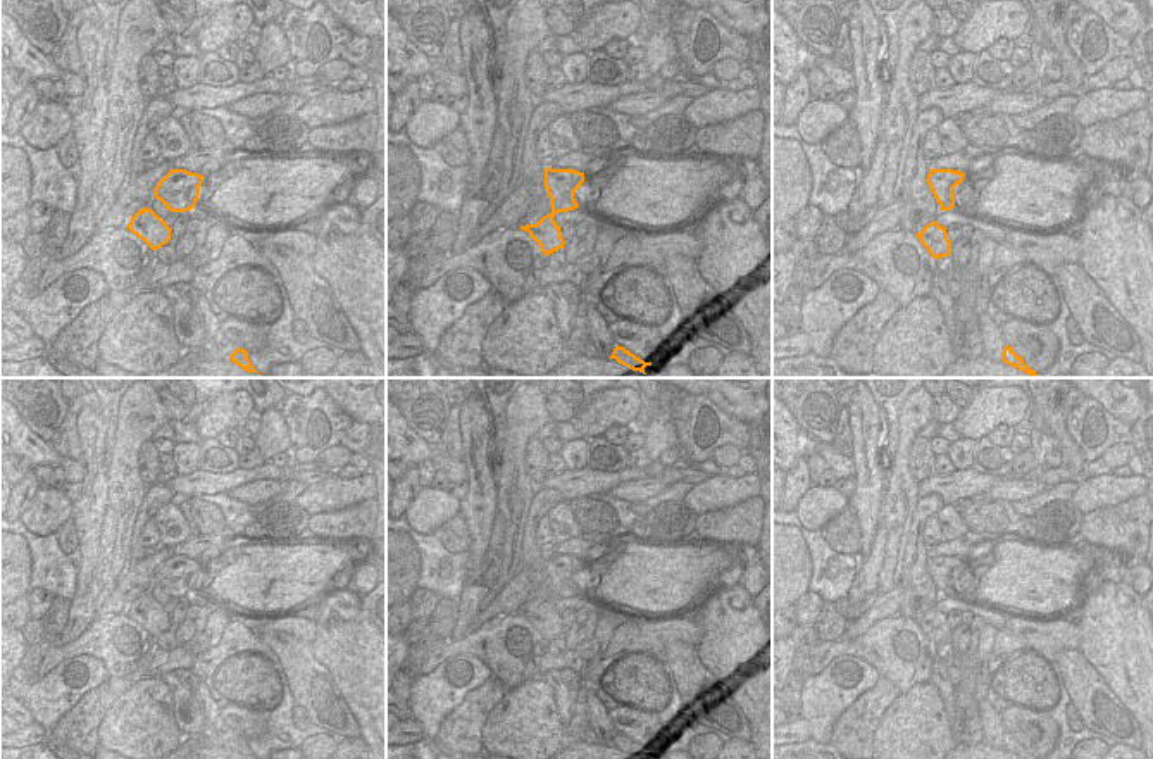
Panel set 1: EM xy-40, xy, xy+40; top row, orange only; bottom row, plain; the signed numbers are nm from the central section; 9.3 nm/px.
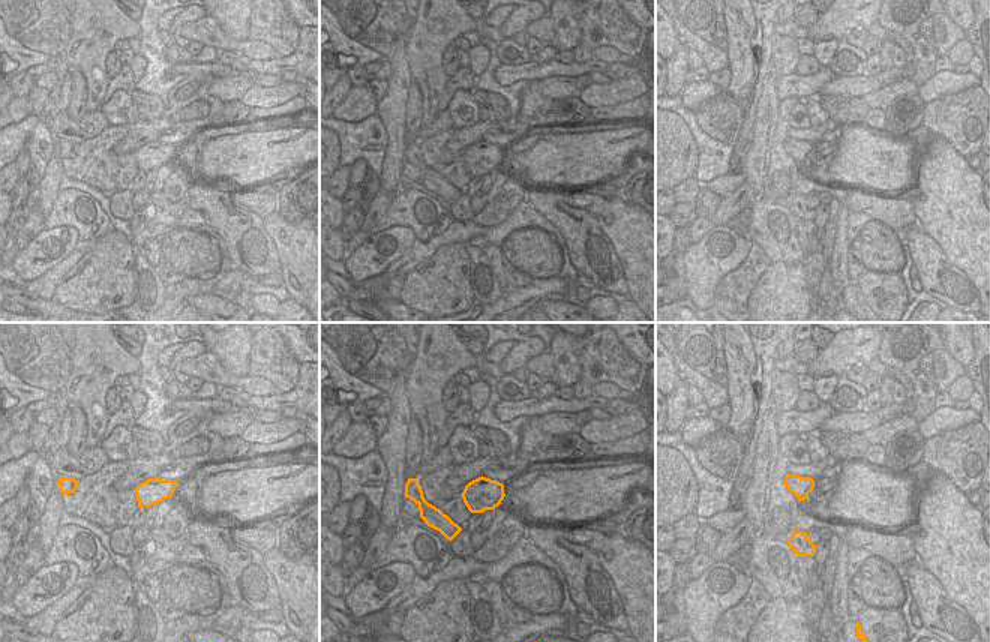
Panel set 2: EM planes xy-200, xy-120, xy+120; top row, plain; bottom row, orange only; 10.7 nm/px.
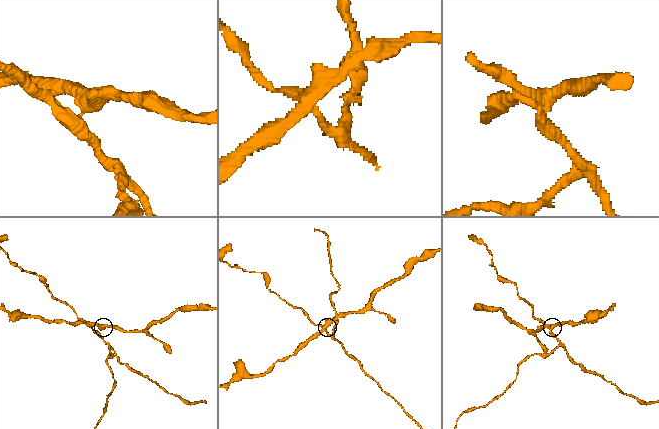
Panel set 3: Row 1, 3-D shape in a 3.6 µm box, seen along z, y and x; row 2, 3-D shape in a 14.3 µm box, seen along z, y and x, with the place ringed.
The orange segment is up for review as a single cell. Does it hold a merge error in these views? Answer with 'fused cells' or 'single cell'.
fused cells

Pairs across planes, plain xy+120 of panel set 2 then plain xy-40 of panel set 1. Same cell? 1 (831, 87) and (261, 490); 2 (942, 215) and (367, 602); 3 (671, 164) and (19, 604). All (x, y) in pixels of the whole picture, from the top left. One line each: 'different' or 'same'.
1: same
2: different
3: different

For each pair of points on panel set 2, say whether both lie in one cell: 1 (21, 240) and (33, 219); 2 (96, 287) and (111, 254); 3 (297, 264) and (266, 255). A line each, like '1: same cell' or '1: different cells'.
1: same cell
2: same cell
3: different cells

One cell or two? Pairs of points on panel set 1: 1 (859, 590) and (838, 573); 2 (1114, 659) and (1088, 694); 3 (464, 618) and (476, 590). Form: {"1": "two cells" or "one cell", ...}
{"1": "two cells", "2": "two cells", "3": "one cell"}

